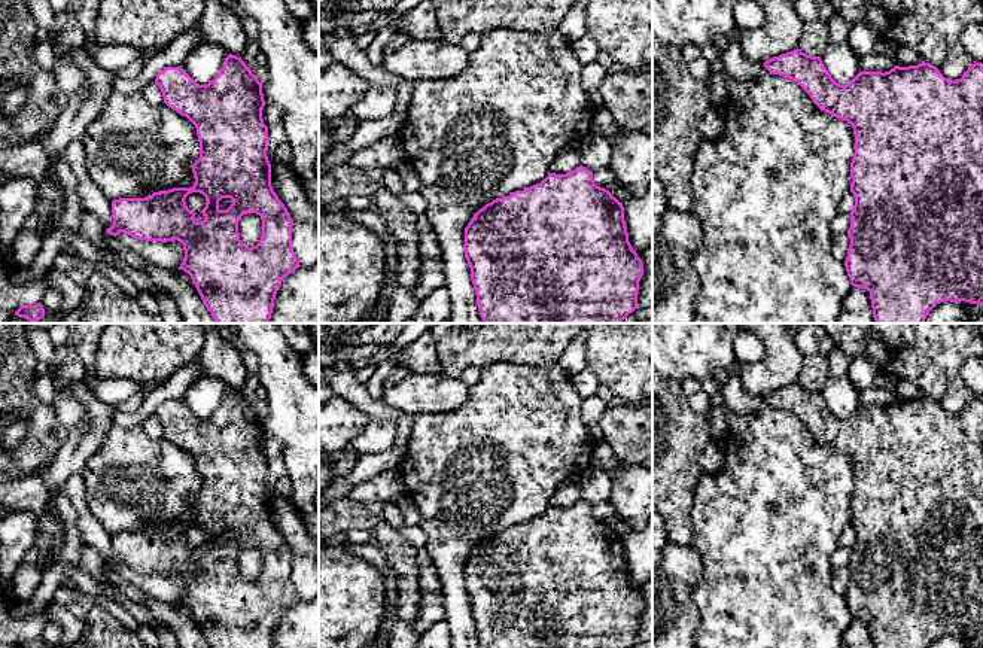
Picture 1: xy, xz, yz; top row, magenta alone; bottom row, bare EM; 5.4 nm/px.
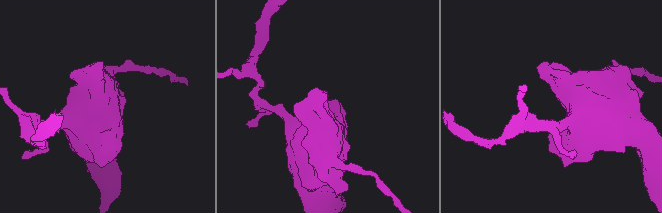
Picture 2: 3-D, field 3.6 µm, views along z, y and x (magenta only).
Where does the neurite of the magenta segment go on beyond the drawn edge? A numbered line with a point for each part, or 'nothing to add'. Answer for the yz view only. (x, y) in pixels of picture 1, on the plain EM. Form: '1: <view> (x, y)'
nothing to add

